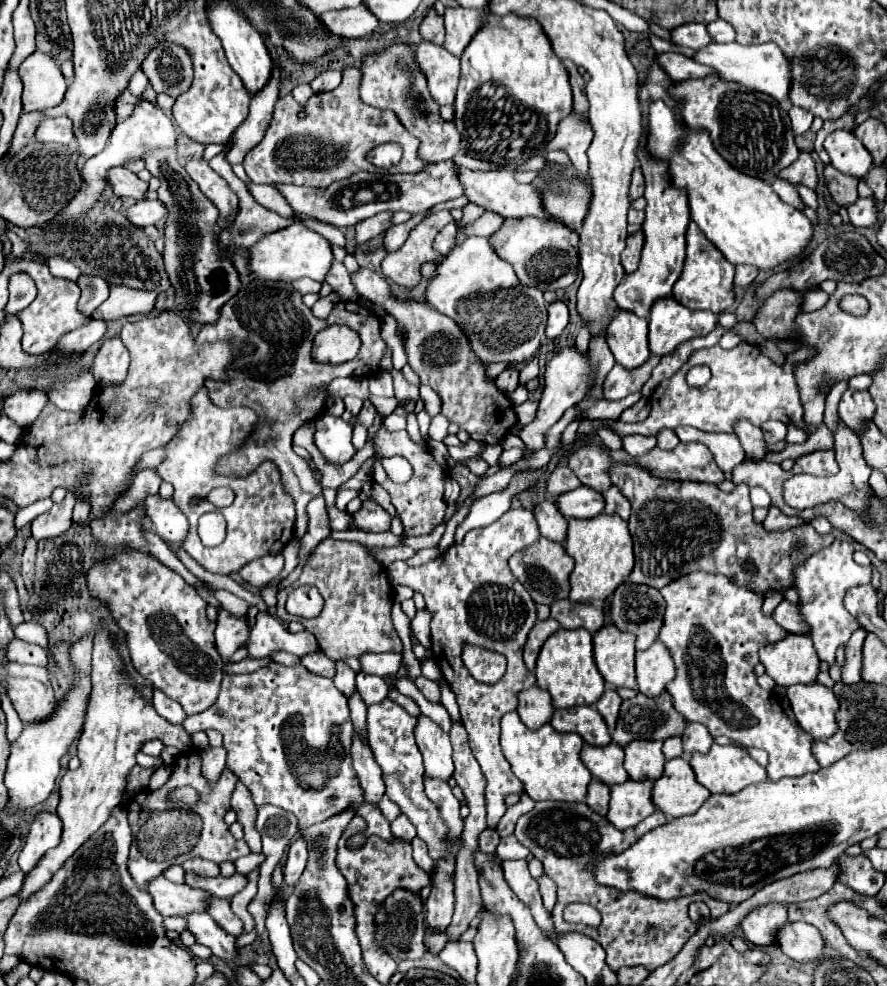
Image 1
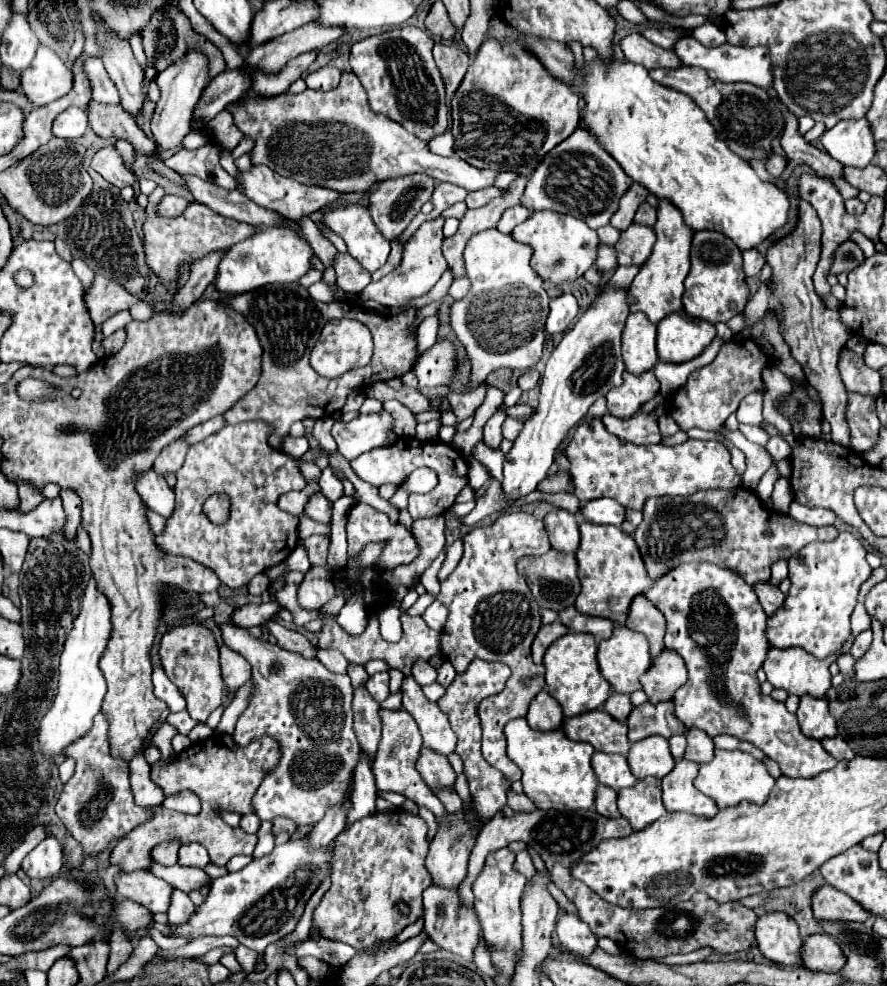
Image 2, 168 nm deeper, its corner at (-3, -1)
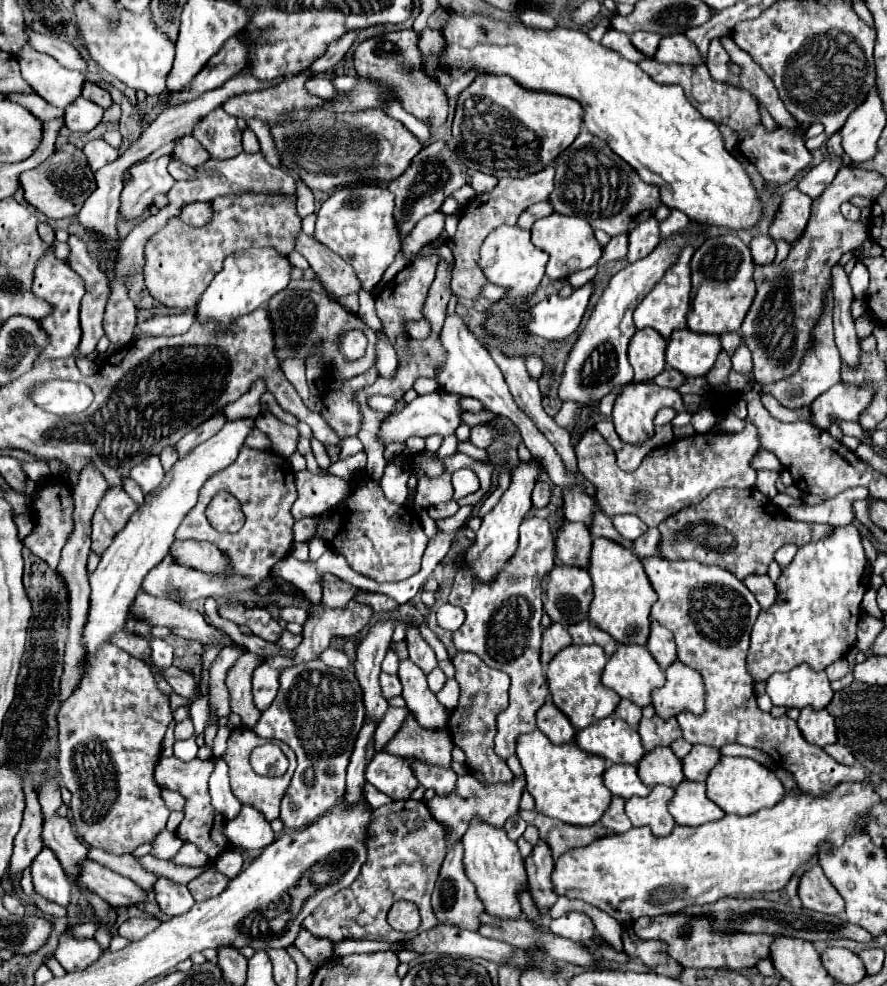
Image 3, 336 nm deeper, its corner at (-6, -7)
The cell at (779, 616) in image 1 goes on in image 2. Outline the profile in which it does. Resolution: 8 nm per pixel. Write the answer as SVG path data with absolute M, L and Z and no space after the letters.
M768 581L756 583L756 585L754 585L754 591L756 591L758 601L760 601L762 609L766 611L766 615L772 615L772 613L774 613L778 607L782 607L782 603L784 603L784 593L782 593L778 587L770 585Z

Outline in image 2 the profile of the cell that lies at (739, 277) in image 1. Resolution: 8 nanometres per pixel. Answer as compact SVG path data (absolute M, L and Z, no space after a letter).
M758 249L744 251L744 273L746 273L746 277L758 275L764 263L766 263L766 259L764 259L764 255Z

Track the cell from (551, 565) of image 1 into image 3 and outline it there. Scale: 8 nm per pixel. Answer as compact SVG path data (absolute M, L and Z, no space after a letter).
M555 565L545 577L545 613L561 625L579 623L587 617L593 599L593 585L587 569Z

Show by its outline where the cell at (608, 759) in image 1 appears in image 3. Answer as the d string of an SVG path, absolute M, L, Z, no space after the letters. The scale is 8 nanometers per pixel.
M611 765L605 775L605 787L623 799L629 799L633 795L645 797L649 795L649 787L645 787L637 777L637 765Z

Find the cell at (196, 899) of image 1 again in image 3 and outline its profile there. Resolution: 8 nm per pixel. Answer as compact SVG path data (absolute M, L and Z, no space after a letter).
M87 861L81 869L79 877L81 887L101 895L115 907L129 907L129 905L143 905L147 901L147 891L141 889L135 881L95 863Z

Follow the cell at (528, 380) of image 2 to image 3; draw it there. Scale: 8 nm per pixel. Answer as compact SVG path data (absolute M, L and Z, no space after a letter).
M527 357L527 371L533 377L533 381L539 381L539 375L543 375L543 361L539 357Z

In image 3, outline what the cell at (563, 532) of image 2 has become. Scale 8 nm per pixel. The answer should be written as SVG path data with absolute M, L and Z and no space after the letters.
M565 521L555 533L557 559L565 565L587 567L591 553L591 533L583 523Z

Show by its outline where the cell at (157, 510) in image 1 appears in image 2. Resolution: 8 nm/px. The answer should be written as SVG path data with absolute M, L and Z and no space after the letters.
M146 469L144 473L140 473L140 477L136 479L136 491L150 509L164 517L172 515L174 491L168 487L164 477L160 477L154 469Z

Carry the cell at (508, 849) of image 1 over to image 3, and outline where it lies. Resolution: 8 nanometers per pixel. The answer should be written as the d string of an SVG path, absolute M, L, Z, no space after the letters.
M477 819L471 823L469 831L463 835L461 841L465 847L465 875L475 885L477 895L485 905L485 913L495 919L519 919L523 915L519 895L527 885L527 871L519 855L517 843L509 841L503 829L493 829Z

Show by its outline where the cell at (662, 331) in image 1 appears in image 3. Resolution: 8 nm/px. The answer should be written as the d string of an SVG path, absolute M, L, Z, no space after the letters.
M677 329L667 341L665 361L687 377L705 375L721 351L719 335L699 335L689 329Z

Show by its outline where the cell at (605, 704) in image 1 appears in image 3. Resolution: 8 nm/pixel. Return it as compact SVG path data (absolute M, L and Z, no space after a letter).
M621 699L613 715L619 717L619 719L623 719L625 723L629 723L631 727L637 727L639 719L641 719L641 707L635 705L635 703L631 703L631 701L627 701L627 699Z

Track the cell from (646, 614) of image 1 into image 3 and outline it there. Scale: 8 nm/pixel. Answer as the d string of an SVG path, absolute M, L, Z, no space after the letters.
M651 621L651 633L649 633L649 639L647 639L647 649L651 651L651 655L655 657L655 661L667 669L675 659L675 641L673 641L673 635L667 627L659 625L657 621Z

